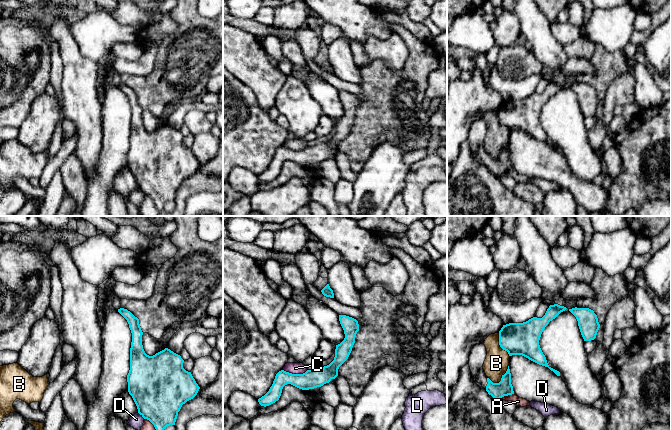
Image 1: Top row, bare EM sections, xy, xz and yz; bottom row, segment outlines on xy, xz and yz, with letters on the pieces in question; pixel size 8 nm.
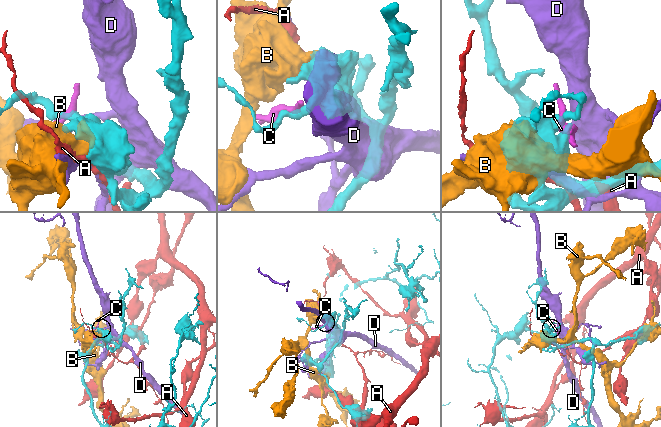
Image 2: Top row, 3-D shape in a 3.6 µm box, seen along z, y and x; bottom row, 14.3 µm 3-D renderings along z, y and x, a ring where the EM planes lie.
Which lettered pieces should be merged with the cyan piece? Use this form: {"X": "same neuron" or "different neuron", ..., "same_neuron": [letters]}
{"A": "different neuron", "B": "different neuron", "C": "different neuron", "D": "different neuron", "same_neuron": []}

